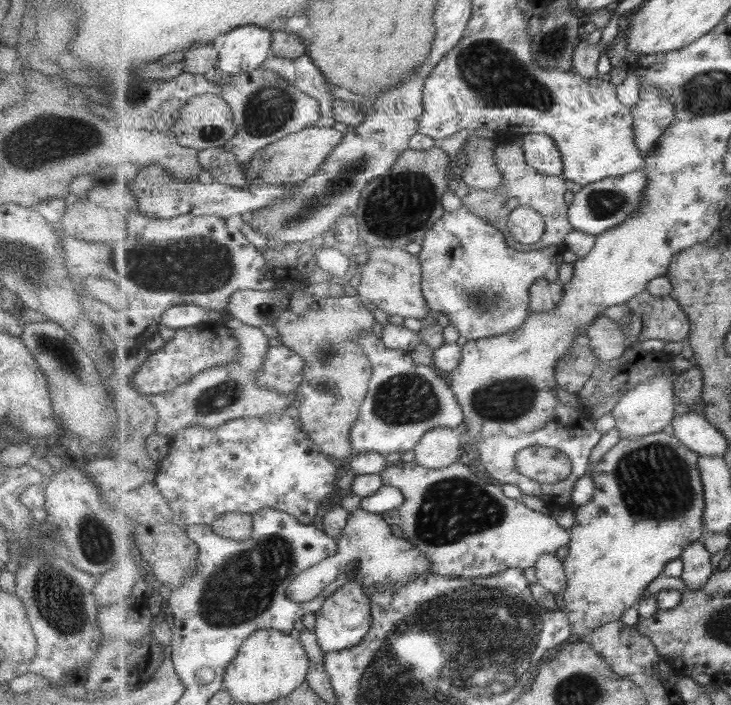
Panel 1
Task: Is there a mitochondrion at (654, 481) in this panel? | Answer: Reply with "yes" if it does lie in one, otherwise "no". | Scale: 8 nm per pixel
yes

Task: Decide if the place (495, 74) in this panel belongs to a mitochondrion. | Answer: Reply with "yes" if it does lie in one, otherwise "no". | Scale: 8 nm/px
yes

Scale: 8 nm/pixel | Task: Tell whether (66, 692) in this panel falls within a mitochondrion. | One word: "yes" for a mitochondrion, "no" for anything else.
no

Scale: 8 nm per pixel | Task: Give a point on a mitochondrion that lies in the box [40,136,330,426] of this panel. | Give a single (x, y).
(200, 265)

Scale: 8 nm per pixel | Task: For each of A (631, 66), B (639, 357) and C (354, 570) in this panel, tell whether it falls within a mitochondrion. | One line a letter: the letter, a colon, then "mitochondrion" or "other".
A: other
B: other
C: other

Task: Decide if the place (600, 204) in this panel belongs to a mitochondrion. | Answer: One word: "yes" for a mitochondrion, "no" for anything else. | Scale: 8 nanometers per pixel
yes

